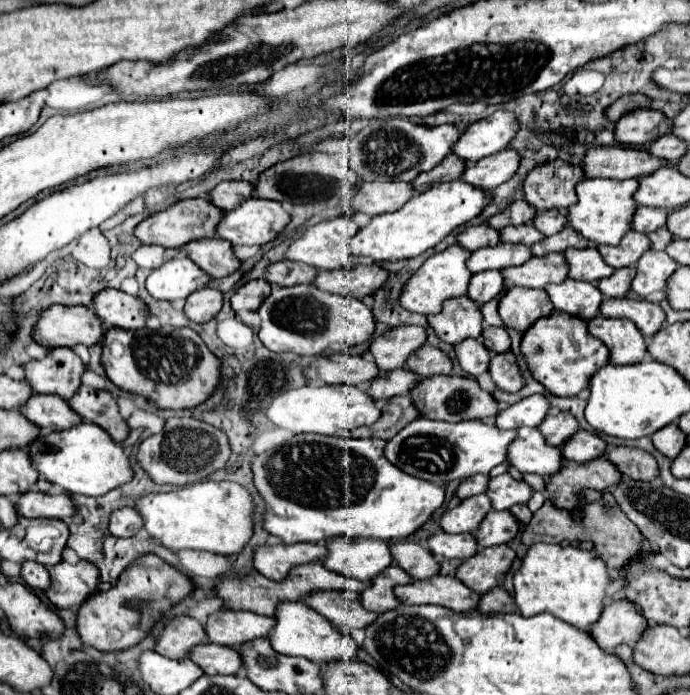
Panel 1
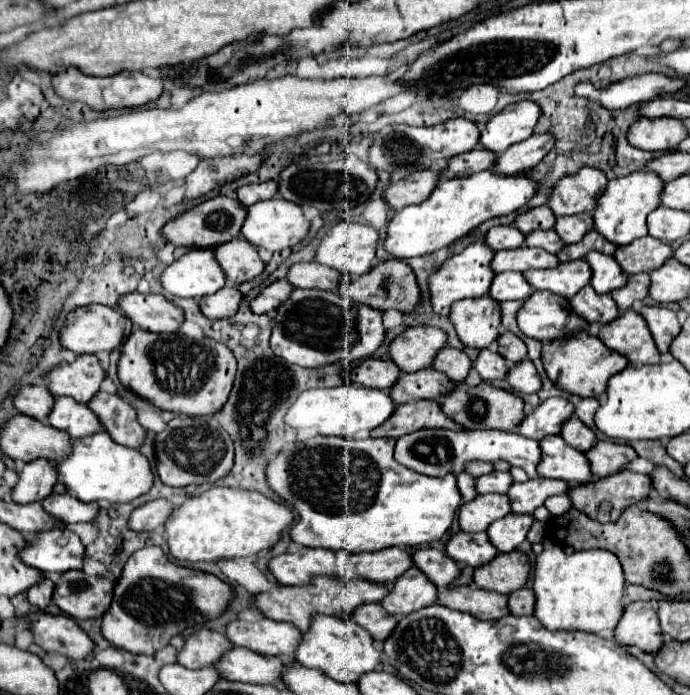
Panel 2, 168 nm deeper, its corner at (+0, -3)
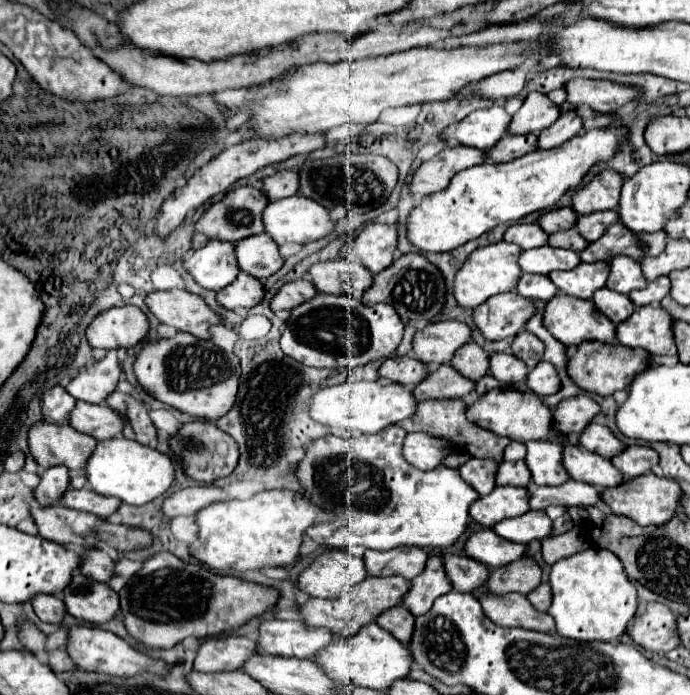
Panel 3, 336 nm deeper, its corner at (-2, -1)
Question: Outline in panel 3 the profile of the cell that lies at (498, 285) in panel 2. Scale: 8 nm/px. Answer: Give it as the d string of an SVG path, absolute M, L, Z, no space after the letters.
M523 274L519 278L517 292L531 300L551 300L557 294L557 286L551 282L549 276L537 274Z

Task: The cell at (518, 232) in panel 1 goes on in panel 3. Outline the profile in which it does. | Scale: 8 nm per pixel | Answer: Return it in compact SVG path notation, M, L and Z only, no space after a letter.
M571 228L571 230L561 230L557 234L551 234L549 244L555 246L555 248L569 248L569 250L581 252L581 250L587 248L589 242L575 228Z

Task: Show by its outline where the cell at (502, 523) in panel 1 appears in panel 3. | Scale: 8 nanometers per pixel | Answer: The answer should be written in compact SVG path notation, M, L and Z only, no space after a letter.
M529 510L523 516L501 520L493 530L505 540L527 544L531 540L543 540L551 536L553 522L543 510Z

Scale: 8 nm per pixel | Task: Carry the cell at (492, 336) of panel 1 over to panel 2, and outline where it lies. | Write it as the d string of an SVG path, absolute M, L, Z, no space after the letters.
M503 332L503 334L497 338L497 344L499 344L497 352L499 352L505 360L509 360L509 362L521 362L521 360L525 358L525 354L527 354L527 348L525 348L523 340L517 338L513 332Z

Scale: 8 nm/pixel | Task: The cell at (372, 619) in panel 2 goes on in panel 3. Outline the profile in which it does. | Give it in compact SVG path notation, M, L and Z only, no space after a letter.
M397 606L397 608L391 608L383 614L379 614L379 620L375 620L375 622L379 626L383 626L385 630L389 630L395 638L399 638L399 642L403 642L403 644L411 642L415 616L405 606Z

